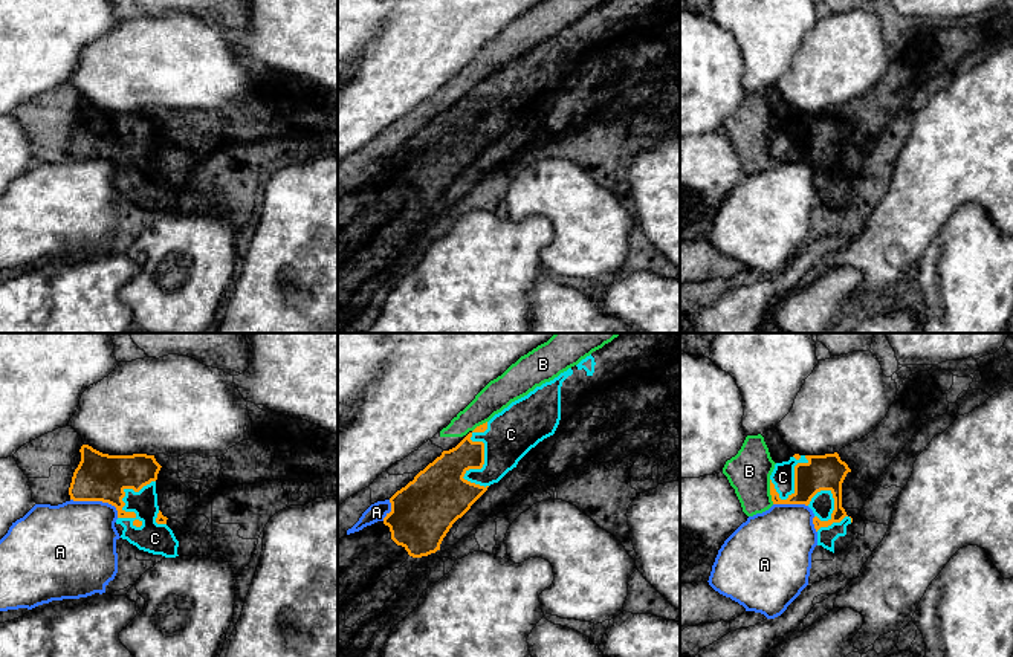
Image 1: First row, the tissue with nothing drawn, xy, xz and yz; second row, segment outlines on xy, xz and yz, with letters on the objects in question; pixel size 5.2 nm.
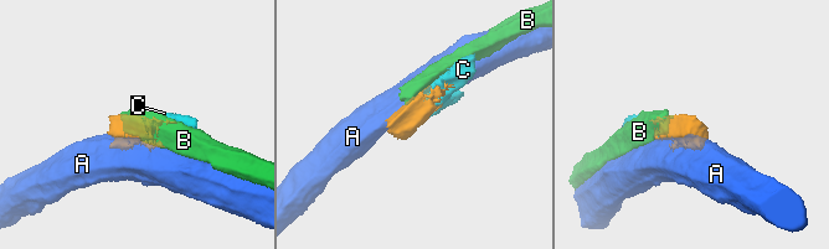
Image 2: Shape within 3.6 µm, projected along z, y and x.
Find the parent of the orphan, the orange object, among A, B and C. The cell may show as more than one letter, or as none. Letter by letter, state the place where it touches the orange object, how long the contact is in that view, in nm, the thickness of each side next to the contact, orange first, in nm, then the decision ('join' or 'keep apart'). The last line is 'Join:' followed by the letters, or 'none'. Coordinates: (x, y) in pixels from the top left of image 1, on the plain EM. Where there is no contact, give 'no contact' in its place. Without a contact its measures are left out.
A: meets orange in xy at (98, 158); contact 280 nm long; 260 nm thick on the orange side, 420 nm on the other; keep apart
B: meets orange in yz at (770, 150); contact 130 nm long; 170 nm thick on the orange side, 220 nm on the other; keep apart
C: meets orange in xz at (483, 115); contact 360 nm long; 220 nm thick on the orange side, 260 nm on the other; join
Join: C

